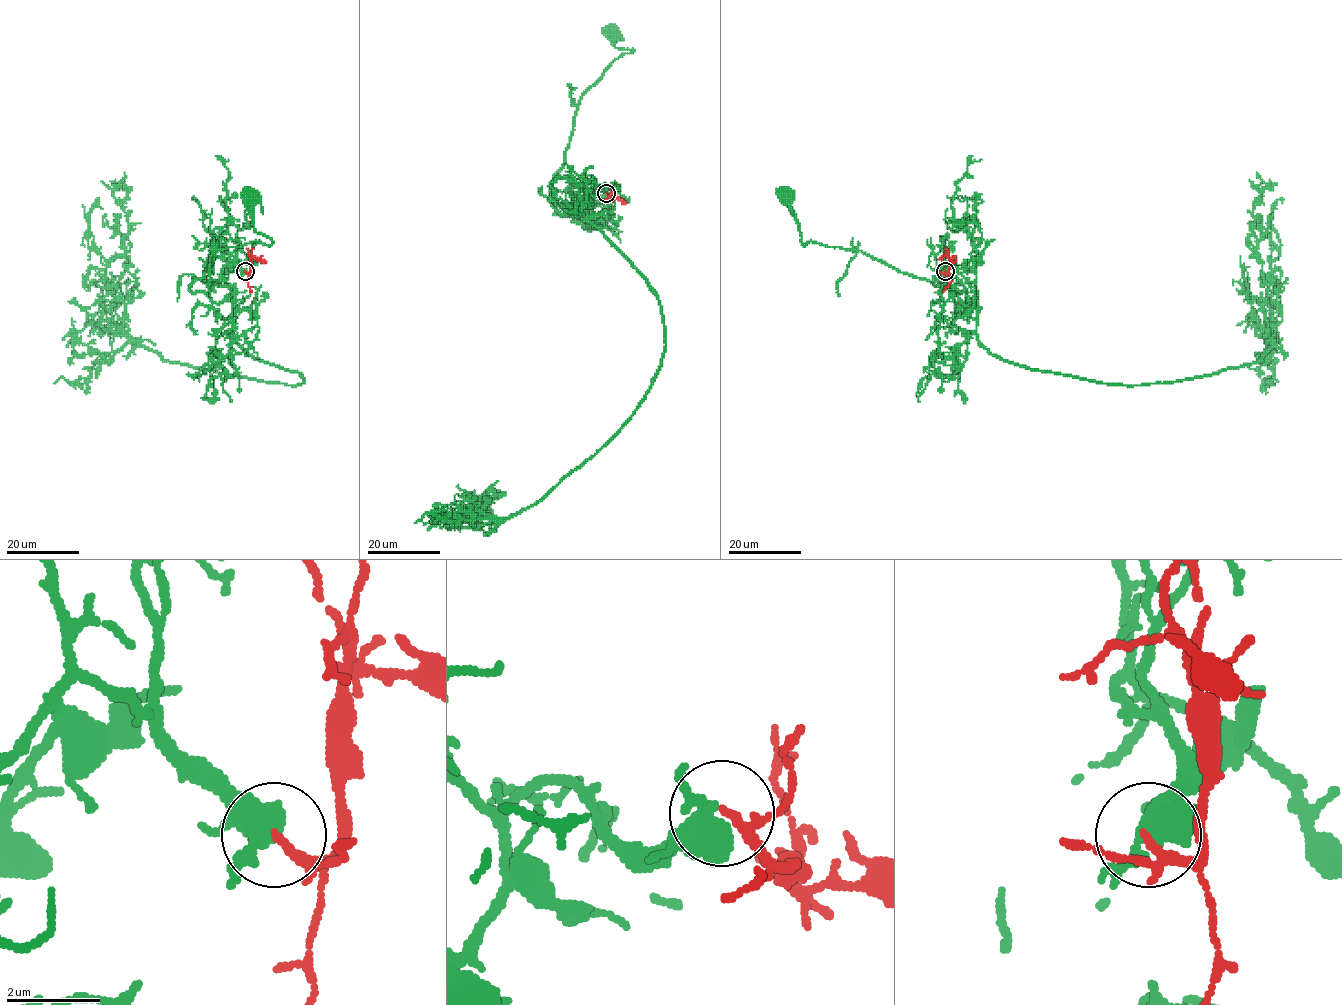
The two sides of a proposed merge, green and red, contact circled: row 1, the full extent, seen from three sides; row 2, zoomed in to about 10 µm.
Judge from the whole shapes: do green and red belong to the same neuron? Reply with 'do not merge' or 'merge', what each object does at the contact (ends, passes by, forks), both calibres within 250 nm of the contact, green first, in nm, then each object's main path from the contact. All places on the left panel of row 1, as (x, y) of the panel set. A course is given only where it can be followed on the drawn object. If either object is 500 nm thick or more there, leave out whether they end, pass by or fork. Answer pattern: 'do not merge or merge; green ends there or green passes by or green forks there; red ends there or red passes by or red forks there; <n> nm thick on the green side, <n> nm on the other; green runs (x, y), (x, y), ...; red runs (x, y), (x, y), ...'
merge; green forks there; red forks there; 440 nm thick on the green side, 130 nm on the other; green runs (245, 272), (228, 261), (230, 292), (221, 301), (189, 290), (217, 250), (271, 244), (255, 230), (248, 195); red runs (245, 272), (250, 272), (251, 259), (265, 260)

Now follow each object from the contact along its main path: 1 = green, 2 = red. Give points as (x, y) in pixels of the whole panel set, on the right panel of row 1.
1: (945, 272), (943, 260), (976, 272), (976, 294), (968, 302), (966, 292), (860, 251), (803, 244), (785, 195)
2: (945, 272), (949, 272), (950, 259), (955, 260)

